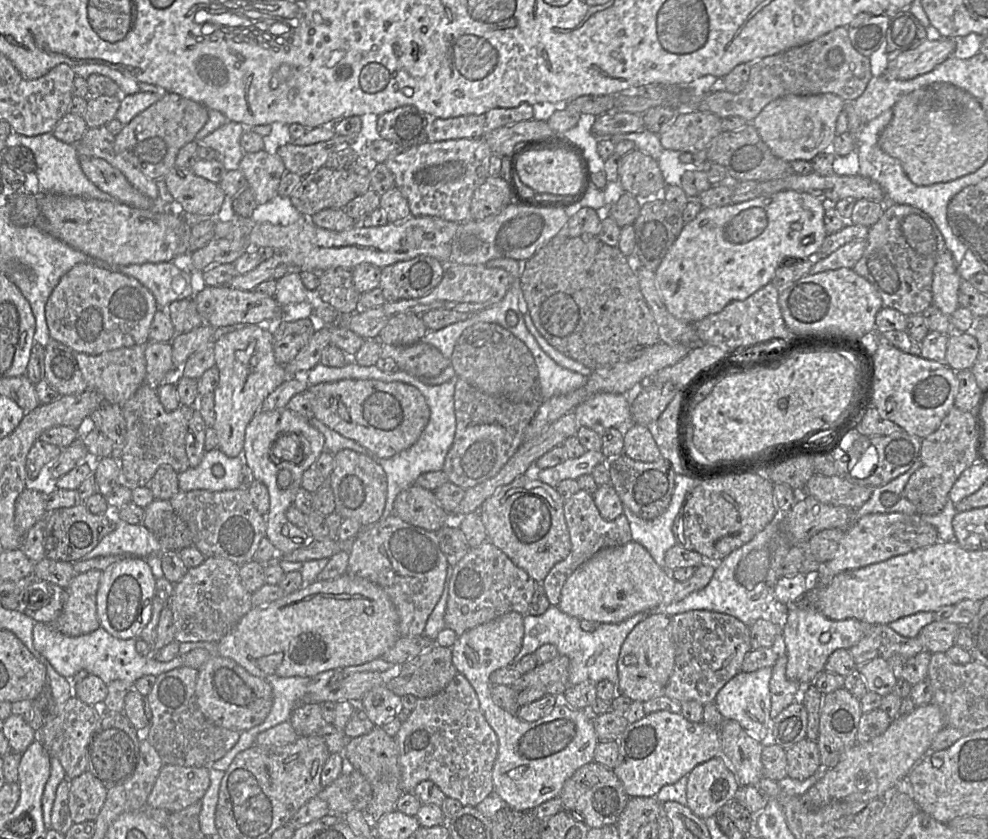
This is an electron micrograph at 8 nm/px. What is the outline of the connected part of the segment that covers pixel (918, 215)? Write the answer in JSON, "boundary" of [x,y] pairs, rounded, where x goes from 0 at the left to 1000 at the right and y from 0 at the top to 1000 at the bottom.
{"boundary":[[[897,243],[896,250],[891,261],[880,272],[879,281],[876,286],[877,294],[871,309],[862,319],[868,328],[874,330],[886,343],[892,354],[894,366],[904,367],[915,375],[933,374],[934,371],[943,362],[943,335],[944,322],[949,311],[950,305],[957,298],[955,284],[944,261],[933,250],[916,243]]]}

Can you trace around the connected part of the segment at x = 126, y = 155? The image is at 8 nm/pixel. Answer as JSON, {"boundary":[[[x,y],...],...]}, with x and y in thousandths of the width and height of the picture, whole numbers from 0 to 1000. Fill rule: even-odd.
{"boundary":[[[167,111],[162,119],[151,126],[126,149],[116,162],[115,181],[157,215],[166,213],[177,198],[181,179],[197,167],[198,160],[211,143],[211,131],[204,124],[177,111]]]}

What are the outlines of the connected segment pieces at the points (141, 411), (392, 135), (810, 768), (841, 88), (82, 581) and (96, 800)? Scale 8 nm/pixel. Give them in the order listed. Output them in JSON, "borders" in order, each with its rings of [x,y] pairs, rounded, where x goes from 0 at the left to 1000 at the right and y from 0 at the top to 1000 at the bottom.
{"borders":[[[[146,455],[130,477],[119,482],[128,503],[122,561],[132,579],[150,580],[150,576],[164,554],[173,555],[179,564],[192,557],[187,522],[190,504],[199,485],[182,482],[178,487],[169,490],[161,478],[158,461]]],[[[409,125],[387,135],[382,142],[386,164],[412,178],[432,167],[434,139],[418,125]]],[[[813,881],[796,893],[797,925],[813,931],[822,925],[830,914],[830,897],[827,886]]],[[[848,32],[819,51],[763,73],[756,100],[750,110],[714,108],[703,129],[691,132],[719,133],[730,142],[746,138],[759,147],[776,124],[797,113],[841,111],[856,123],[863,123],[873,112],[883,92],[879,68],[862,55],[857,32]]],[[[98,679],[78,684],[66,702],[68,713],[63,729],[49,745],[70,759],[90,756],[101,749],[97,710],[102,687],[103,682]]],[[[89,919],[71,930],[69,961],[74,981],[96,979],[105,959],[108,942]]]]}

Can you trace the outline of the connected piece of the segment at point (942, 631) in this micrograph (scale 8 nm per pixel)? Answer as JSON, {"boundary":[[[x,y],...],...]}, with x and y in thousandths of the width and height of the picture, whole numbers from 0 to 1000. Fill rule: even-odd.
{"boundary":[[[944,740],[932,750],[928,760],[940,778],[954,777],[967,769],[972,746],[967,743]]]}

